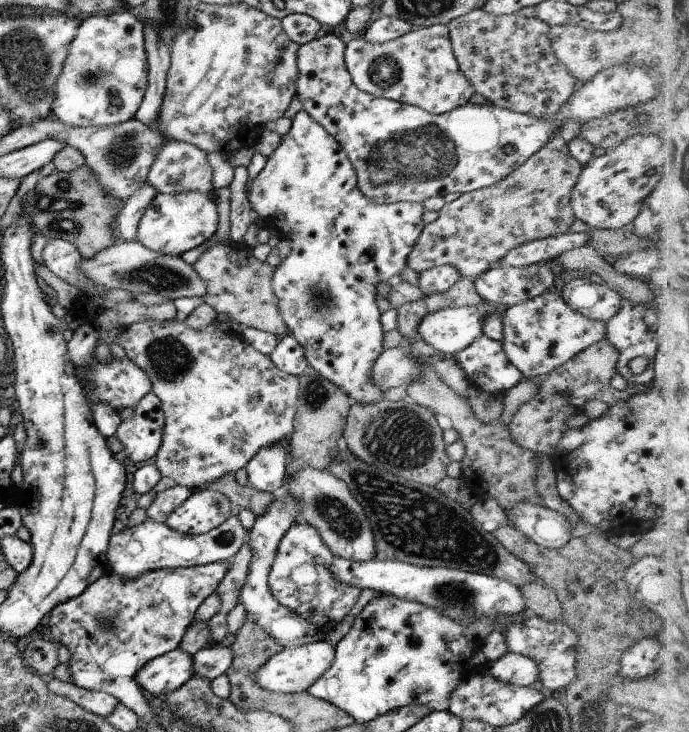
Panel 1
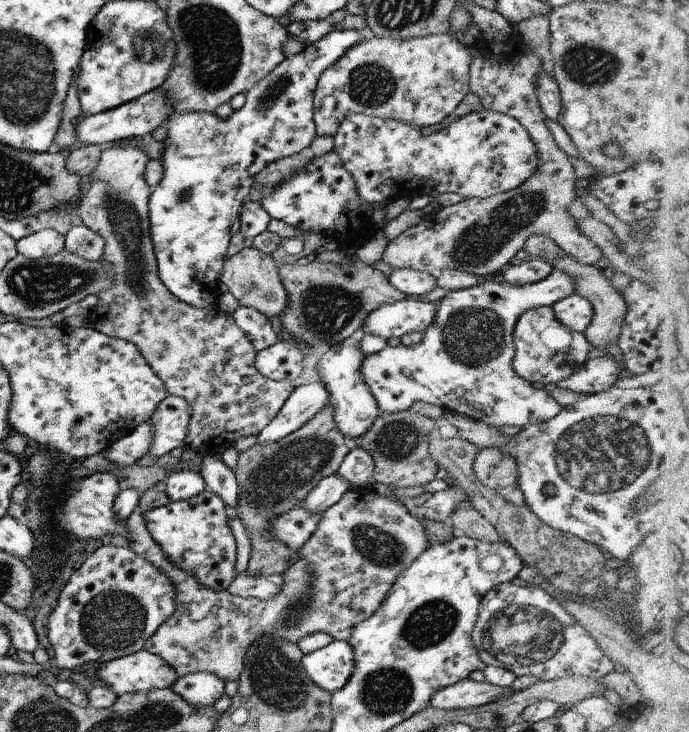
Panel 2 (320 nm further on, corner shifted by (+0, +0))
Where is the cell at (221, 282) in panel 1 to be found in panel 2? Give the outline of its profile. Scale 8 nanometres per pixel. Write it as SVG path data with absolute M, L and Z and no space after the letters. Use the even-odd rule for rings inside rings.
M263 231L252 237L252 246L243 247L241 252L232 257L224 258L218 281L227 286L231 296L241 306L254 308L269 316L280 316L287 304L287 293L278 275L278 266L271 259L271 252L279 246L280 238L276 233Z

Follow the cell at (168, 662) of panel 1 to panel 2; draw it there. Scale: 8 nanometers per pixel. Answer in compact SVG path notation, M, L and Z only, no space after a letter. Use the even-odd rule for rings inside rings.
M141 648L137 652L120 656L94 665L96 677L116 694L145 692L149 689L164 689L175 682L176 672L157 655Z

